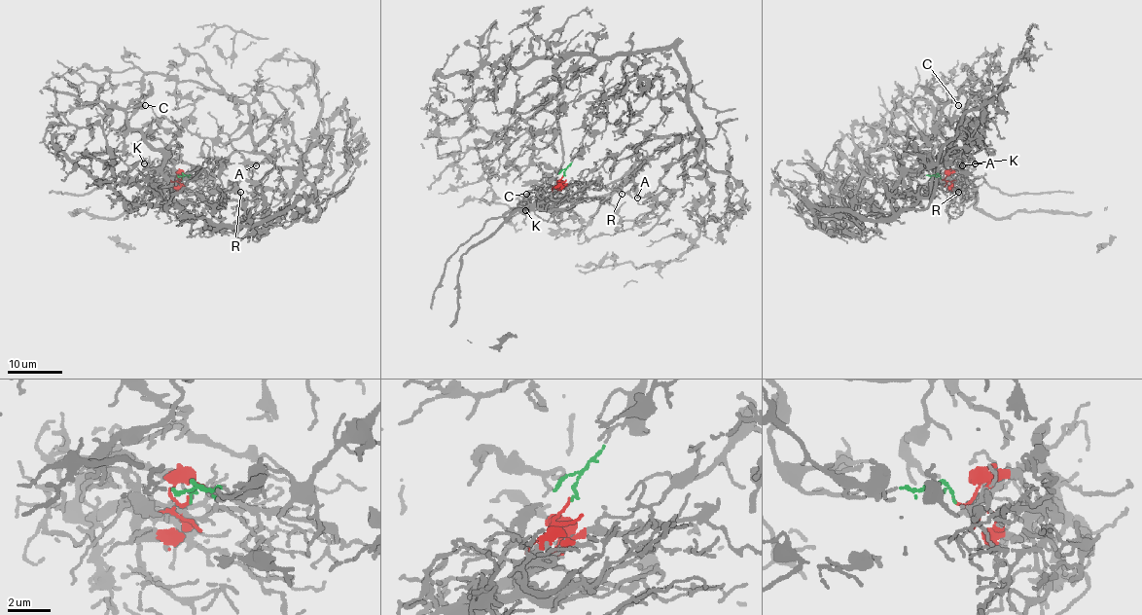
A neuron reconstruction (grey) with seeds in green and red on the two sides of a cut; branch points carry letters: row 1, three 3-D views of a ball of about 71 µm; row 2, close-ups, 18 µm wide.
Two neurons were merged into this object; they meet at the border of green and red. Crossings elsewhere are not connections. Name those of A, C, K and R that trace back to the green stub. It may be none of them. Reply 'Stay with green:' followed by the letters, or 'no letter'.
Stay with green: A, C

